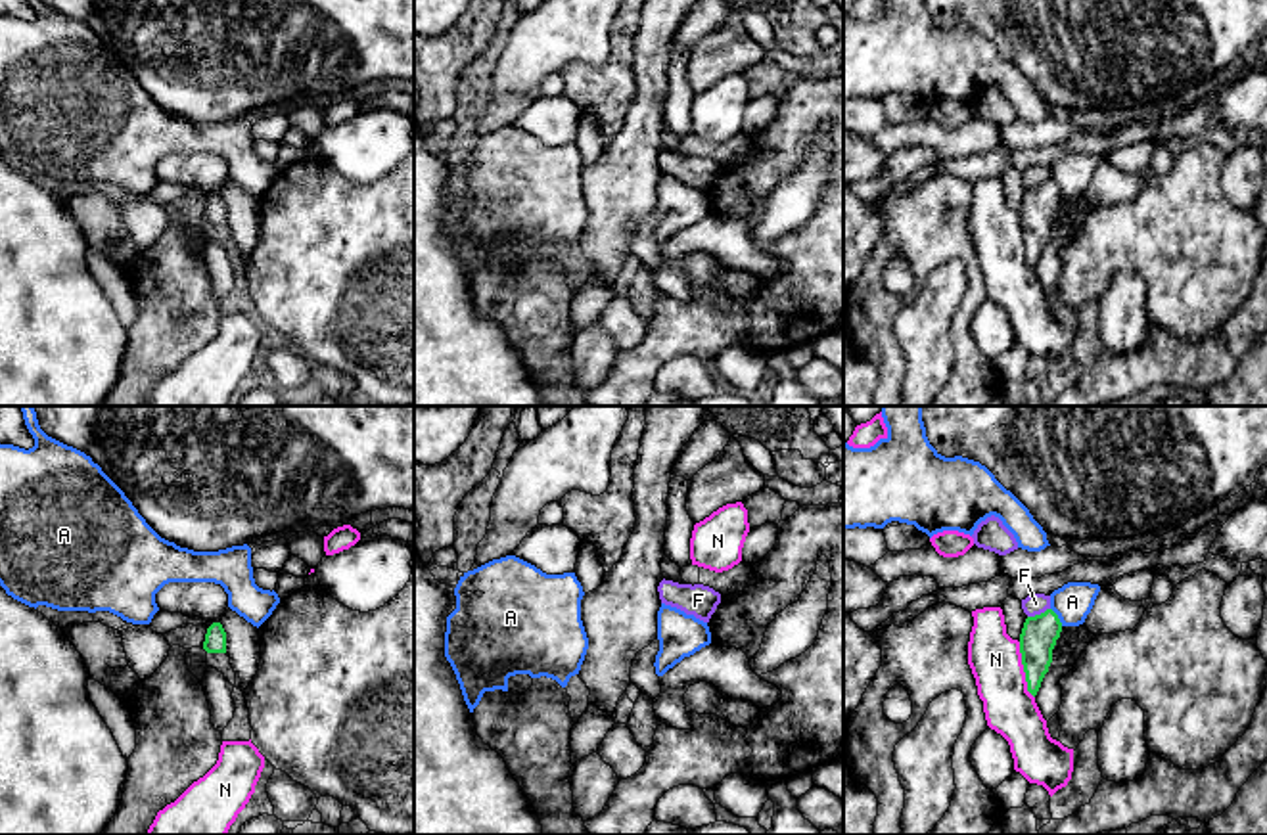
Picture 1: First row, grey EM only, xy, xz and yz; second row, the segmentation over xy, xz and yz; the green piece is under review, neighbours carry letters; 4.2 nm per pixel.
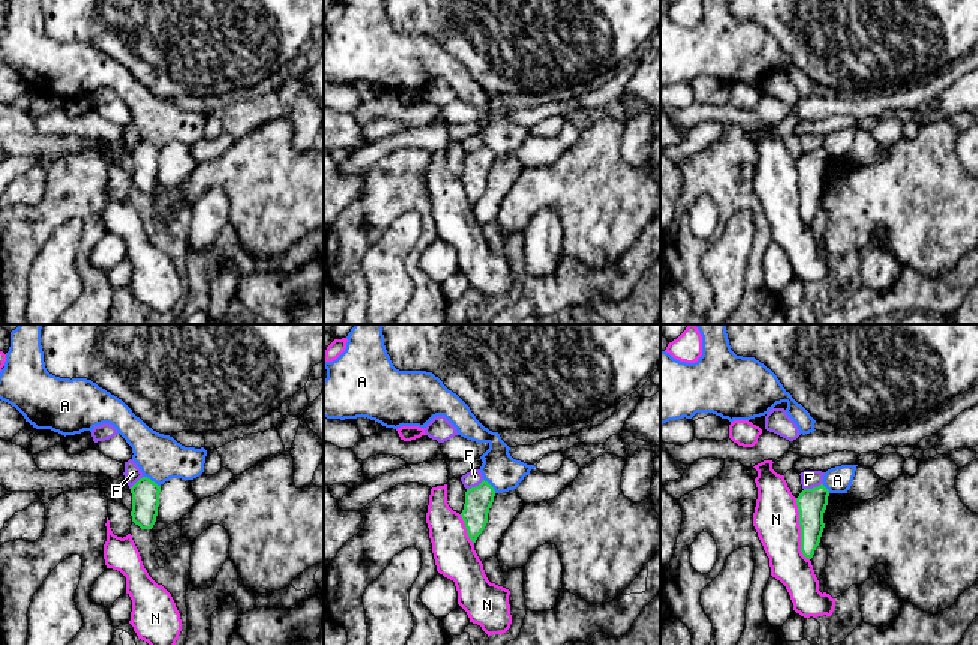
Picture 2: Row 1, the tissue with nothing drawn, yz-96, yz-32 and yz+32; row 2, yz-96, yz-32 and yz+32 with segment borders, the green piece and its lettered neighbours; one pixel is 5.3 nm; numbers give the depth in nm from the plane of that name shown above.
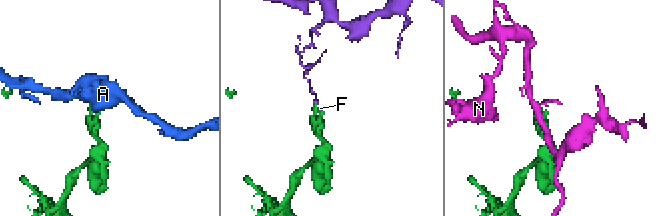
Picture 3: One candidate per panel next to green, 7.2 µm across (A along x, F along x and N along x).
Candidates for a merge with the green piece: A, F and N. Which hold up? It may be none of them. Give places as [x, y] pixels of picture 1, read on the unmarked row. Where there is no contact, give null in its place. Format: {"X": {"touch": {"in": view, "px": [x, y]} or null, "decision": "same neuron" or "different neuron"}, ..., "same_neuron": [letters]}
{"A": {"touch": {"in": "yz", "px": [1057, 188]}, "decision": "different neuron"}, "F": {"touch": {"in": "yz", "px": [1037, 186]}, "decision": "different neuron"}, "N": {"touch": {"in": "yz", "px": [1024, 242]}, "decision": "different neuron"}, "same_neuron": []}

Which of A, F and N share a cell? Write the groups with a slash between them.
A / F / N

